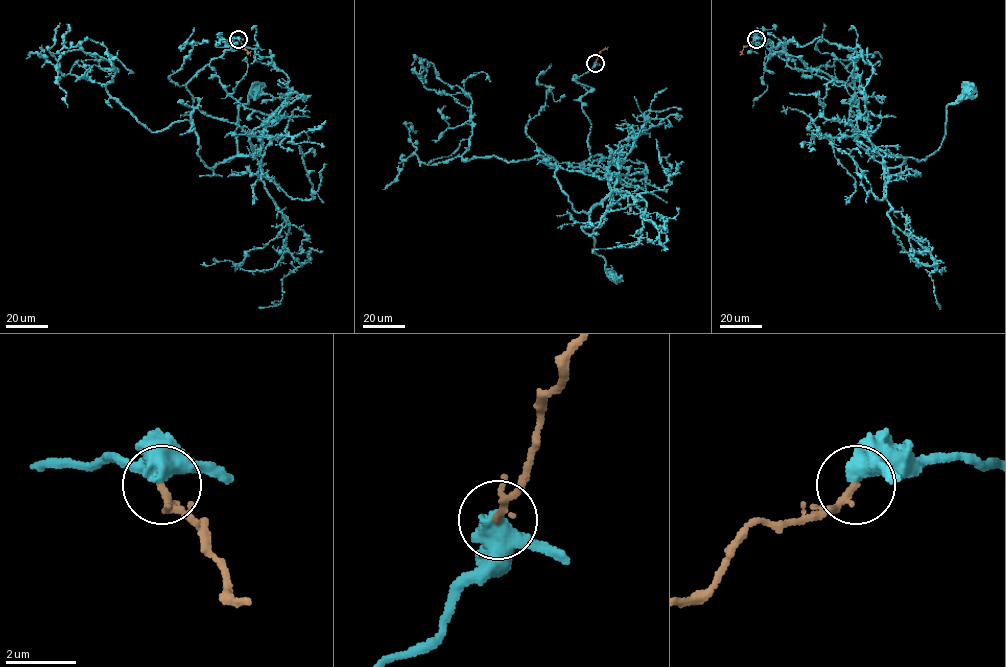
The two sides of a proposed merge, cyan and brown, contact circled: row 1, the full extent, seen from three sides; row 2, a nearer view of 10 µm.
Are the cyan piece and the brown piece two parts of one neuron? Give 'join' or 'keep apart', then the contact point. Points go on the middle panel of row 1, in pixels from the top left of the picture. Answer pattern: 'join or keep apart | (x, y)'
keep apart | (595, 63)

